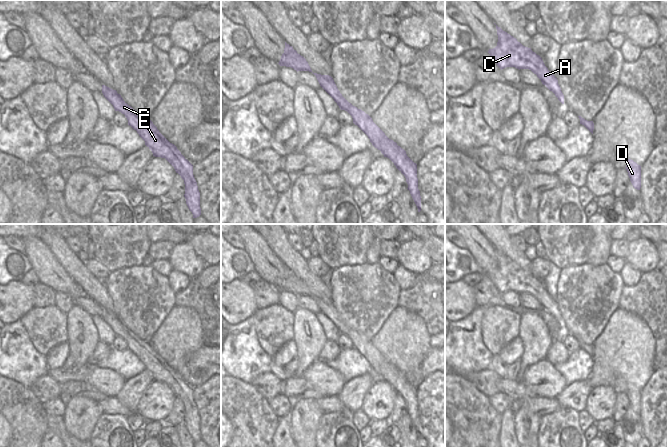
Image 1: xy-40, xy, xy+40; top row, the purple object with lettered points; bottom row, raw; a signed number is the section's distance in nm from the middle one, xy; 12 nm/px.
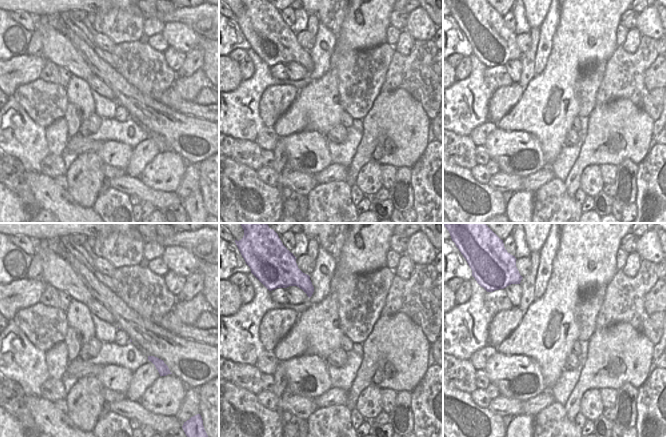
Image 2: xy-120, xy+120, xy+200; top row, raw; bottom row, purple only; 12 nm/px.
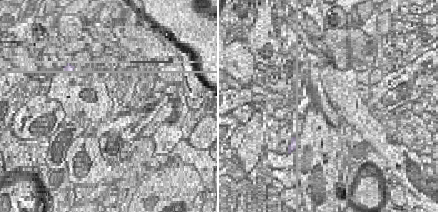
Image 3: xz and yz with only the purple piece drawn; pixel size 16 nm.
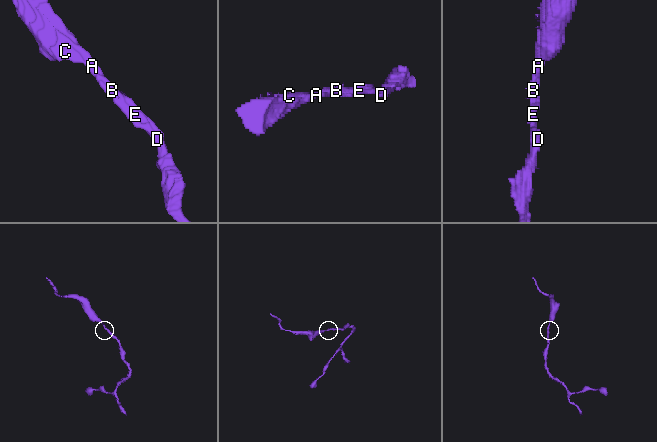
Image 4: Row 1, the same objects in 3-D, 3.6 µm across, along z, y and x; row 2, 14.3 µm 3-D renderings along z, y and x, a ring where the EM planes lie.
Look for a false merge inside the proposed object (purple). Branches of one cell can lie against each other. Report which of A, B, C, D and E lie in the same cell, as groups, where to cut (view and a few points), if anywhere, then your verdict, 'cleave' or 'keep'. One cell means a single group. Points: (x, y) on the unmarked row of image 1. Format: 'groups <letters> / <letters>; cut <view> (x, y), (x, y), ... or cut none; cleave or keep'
groups A B C D E; cut none; keep

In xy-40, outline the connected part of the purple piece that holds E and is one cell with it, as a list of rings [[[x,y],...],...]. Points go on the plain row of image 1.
[[[102,309],[104,321],[113,329],[115,335],[125,339],[128,349],[137,355],[139,360],[145,365],[145,369],[152,375],[153,380],[165,382],[175,393],[185,408],[186,428],[193,438],[193,442],[201,439],[200,416],[193,399],[193,389],[181,378],[177,371],[170,367],[147,342],[131,330],[129,330],[117,317],[105,309]]]

